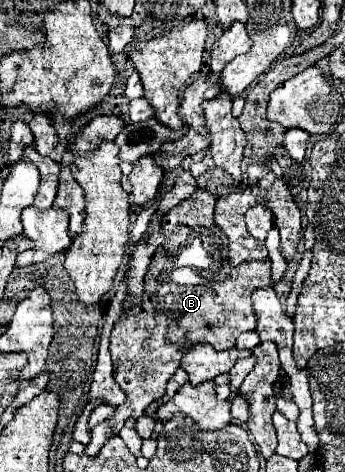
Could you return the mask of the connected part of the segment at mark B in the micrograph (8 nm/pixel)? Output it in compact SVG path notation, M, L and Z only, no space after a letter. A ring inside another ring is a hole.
M196 188L190 198L182 200L162 218L162 232L166 240L152 256L152 264L144 278L144 292L142 292L140 304L134 306L130 314L118 322L118 326L114 326L112 336L110 336L114 380L126 394L126 402L116 406L112 418L92 428L92 440L86 446L88 456L96 456L100 448L108 442L108 438L120 432L120 428L124 426L128 418L140 418L144 410L150 406L150 402L164 394L166 382L170 380L174 370L180 366L182 356L192 346L196 346L198 342L208 342L216 350L230 350L236 346L236 338L242 332L256 328L256 316L254 316L250 296L256 288L272 286L272 270L270 270L272 262L250 260L250 262L242 262L240 266L230 266L230 262L226 262L226 256L224 256L226 234L222 234L222 230L214 226L214 206L216 206L216 196L206 190ZM190 250L210 250L210 256L208 256L210 260L206 262L204 268L190 266Z

